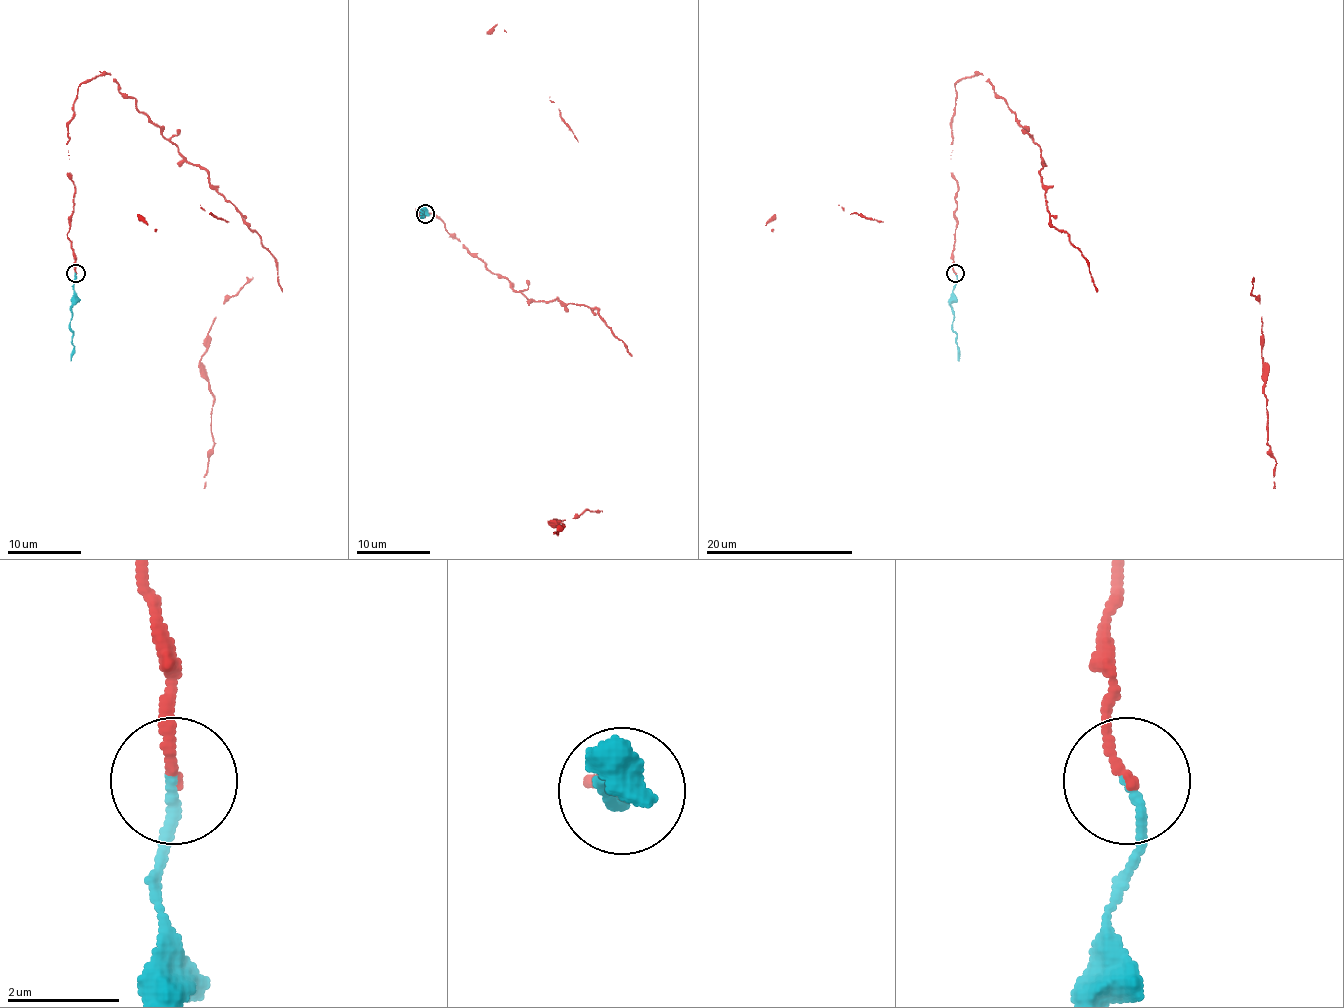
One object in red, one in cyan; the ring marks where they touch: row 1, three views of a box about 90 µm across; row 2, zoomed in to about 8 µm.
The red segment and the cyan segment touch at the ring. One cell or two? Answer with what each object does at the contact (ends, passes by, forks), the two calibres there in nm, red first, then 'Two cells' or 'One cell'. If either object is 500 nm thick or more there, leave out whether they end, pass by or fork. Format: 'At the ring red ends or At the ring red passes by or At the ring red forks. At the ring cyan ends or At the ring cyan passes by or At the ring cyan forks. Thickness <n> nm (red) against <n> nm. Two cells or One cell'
At the ring red ends. At the ring cyan ends. Thickness 180 nm (red) against 170 nm. One cell

